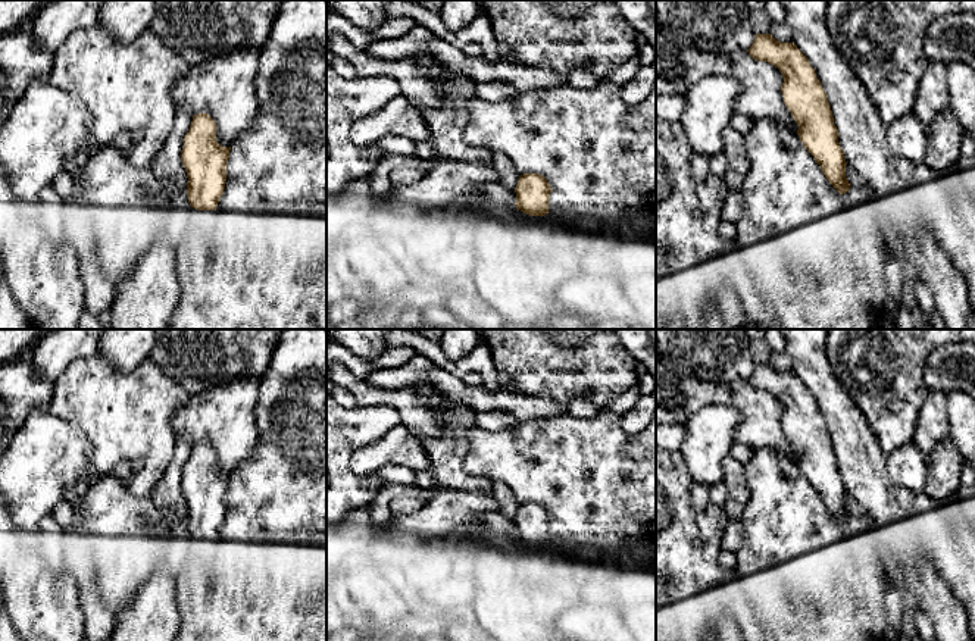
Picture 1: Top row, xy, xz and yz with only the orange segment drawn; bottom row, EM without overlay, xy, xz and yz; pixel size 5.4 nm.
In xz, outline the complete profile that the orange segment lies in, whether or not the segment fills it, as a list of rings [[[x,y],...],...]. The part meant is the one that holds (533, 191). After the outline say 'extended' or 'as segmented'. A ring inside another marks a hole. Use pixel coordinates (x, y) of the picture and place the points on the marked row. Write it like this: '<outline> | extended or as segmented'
[[[524,173],[515,188],[518,210],[529,216],[544,216],[549,213],[550,184],[540,173]]] | as segmented

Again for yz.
[[[771,34],[754,35],[747,53],[754,60],[768,62],[779,69],[784,78],[781,85],[784,103],[797,122],[800,141],[829,184],[840,194],[847,193],[850,190],[846,178],[847,163],[838,143],[832,110],[807,57],[794,43],[776,41]]] | as segmented

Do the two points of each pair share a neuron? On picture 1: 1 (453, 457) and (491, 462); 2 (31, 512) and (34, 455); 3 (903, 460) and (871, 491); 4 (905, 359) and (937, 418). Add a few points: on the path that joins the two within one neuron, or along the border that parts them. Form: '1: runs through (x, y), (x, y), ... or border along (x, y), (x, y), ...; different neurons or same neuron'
1: border along (474, 425), (466, 432), (463, 468), (490, 481); different neurons
2: runs through (31, 497), (34, 469); same neuron
3: border along (886, 456), (886, 478), (890, 485); different neurons
4: border along (928, 391), (913, 430); different neurons

